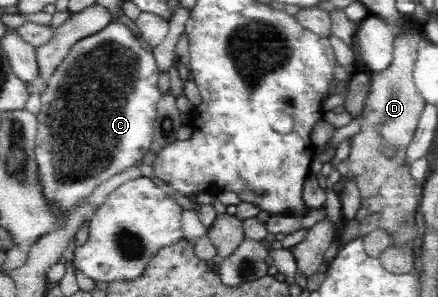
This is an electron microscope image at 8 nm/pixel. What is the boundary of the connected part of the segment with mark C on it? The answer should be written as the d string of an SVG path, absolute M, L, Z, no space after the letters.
M117 21L74 46L54 74L47 78L37 115L36 159L44 175L48 197L62 199L64 207L73 210L102 181L142 160L153 140L160 73L153 52L142 46L142 41L128 26Z

